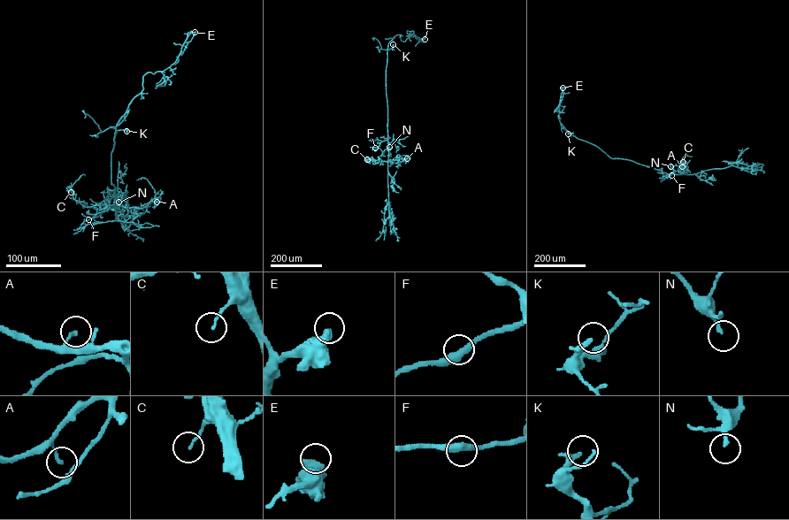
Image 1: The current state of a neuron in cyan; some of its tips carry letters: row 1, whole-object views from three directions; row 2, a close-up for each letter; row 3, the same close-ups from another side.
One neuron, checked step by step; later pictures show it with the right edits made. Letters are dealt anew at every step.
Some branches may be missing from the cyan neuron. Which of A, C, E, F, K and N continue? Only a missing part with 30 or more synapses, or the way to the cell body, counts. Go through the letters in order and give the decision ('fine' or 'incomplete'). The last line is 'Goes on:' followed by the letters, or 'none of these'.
A: fine
C: fine
E: fine
F: fine
K: fine
N: fine
Goes on: none of these

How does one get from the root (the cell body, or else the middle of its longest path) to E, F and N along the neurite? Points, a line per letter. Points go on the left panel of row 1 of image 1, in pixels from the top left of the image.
E: (115, 188), (111, 183), (111, 154), (118, 122), (142, 90), (143, 76), (169, 67), (195, 32)
F: (115, 188), (115, 216), (118, 220), (81, 224), (88, 219)
N: (115, 188), (116, 218), (114, 197), (118, 202)

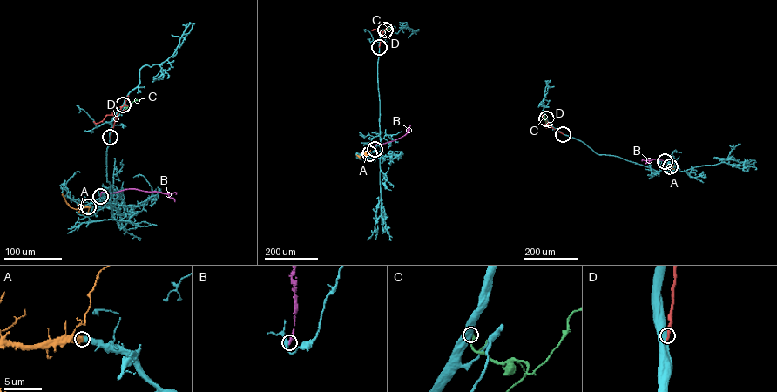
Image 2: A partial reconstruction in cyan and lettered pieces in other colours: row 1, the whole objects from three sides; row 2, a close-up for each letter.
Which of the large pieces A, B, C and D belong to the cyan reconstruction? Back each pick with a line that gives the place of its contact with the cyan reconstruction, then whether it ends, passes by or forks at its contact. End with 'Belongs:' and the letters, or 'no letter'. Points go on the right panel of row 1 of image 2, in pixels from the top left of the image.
A: Touches cyan at (670, 166). It ends there
Belongs: A

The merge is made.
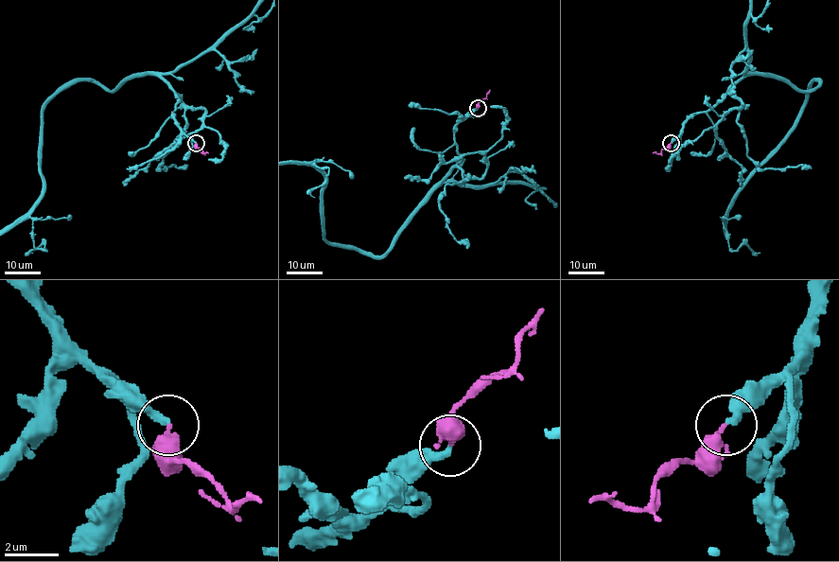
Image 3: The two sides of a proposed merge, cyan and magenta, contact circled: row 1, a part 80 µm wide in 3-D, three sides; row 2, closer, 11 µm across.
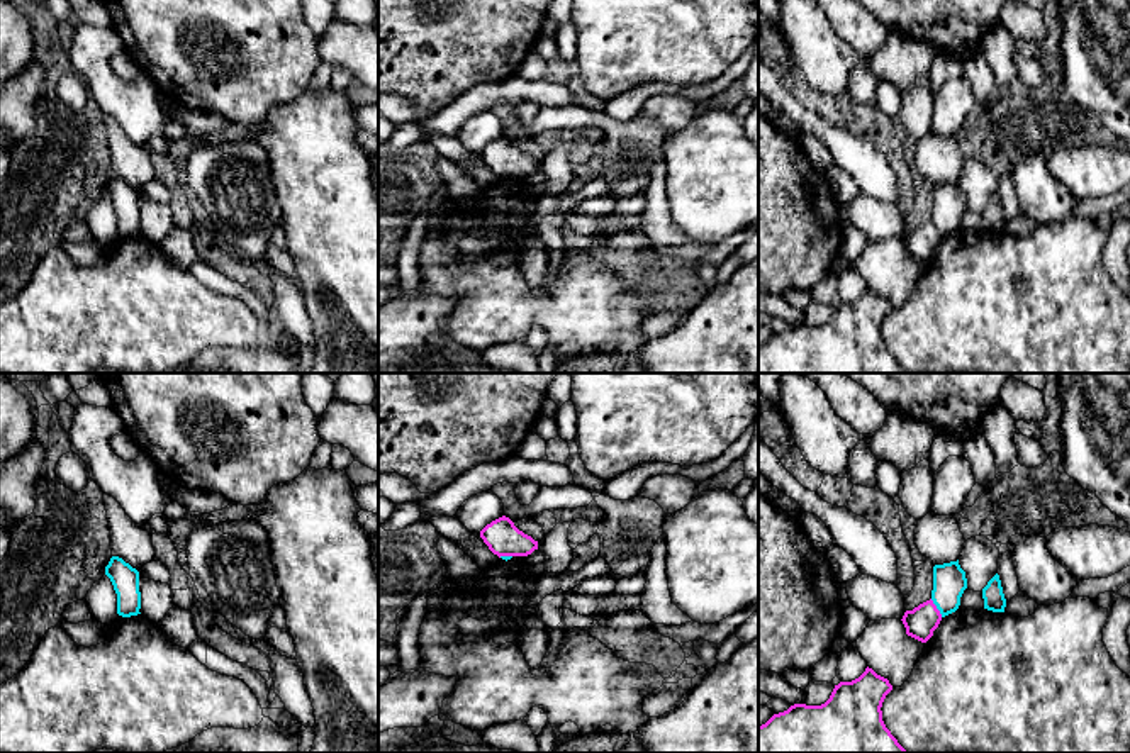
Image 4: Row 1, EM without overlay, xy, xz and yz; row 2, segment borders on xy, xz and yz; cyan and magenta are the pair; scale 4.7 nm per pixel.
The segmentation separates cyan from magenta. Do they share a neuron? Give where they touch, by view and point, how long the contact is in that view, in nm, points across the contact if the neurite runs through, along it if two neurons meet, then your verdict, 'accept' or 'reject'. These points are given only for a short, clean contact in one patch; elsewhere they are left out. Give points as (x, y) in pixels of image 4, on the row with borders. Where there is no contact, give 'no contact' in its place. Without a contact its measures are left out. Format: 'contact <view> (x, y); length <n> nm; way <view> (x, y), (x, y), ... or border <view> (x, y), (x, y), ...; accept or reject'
contact yz (937, 607); length 110 nm; border yz (930, 599), (942, 616); reject

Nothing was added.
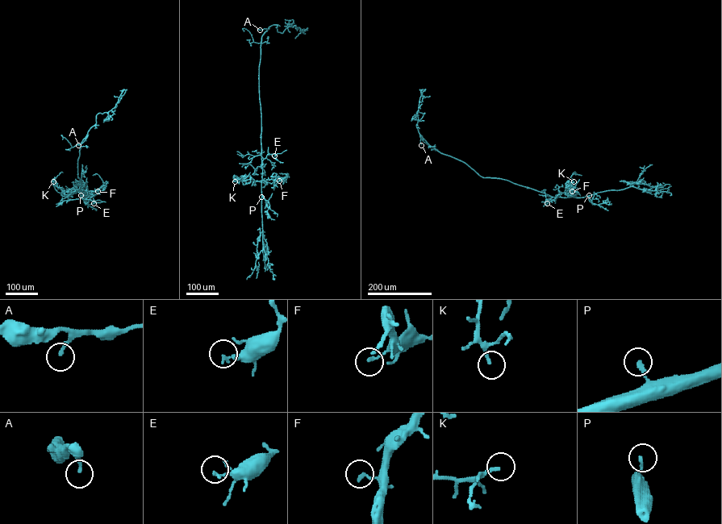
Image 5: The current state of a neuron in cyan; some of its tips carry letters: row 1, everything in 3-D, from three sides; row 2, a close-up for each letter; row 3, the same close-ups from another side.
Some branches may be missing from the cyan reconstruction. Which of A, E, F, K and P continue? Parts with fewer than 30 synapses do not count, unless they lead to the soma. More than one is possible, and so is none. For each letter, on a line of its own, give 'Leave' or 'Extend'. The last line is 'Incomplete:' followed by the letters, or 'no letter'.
A: Leave
E: Leave
F: Leave
K: Leave
P: Extend
Incomplete: P

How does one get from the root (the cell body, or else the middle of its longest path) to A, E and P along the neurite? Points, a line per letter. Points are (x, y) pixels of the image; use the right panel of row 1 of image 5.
A: (506, 180), (482, 177), (463, 162), (432, 147), (420, 135), (421, 145)
E: (506, 180), (552, 196), (545, 200), (547, 203)
P: (506, 180), (553, 197), (589, 195)

